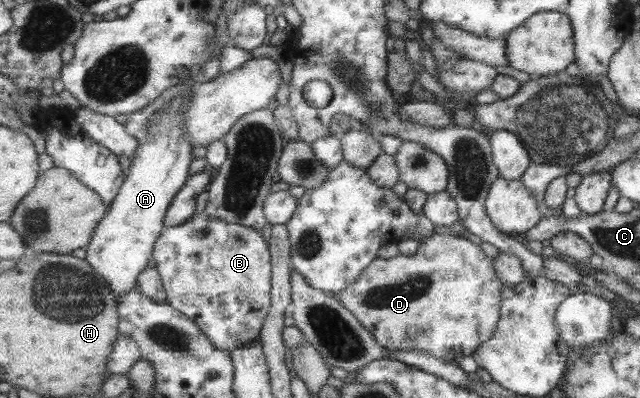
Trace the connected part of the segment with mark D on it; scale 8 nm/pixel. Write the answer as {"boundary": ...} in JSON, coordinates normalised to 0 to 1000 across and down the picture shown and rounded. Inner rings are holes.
{"boundary":[[[677,588],[673,595],[667,595],[656,613],[655,631],[644,643],[623,638],[614,648],[598,651],[589,648],[569,686],[564,688],[563,701],[558,704],[555,716],[544,721],[539,731],[534,731],[527,741],[527,749],[533,754],[542,769],[542,776],[548,779],[548,786],[558,796],[559,807],[569,817],[569,822],[583,837],[589,859],[605,879],[620,882],[664,882],[664,887],[673,887],[680,902],[692,907],[692,912],[717,912],[720,902],[727,897],[738,897],[745,877],[753,864],[766,857],[777,832],[780,807],[784,796],[784,726],[789,711],[781,704],[775,683],[775,668],[772,666],[772,651],[761,646],[758,631],[742,611],[738,611],[730,598],[714,590],[691,590]]]}

